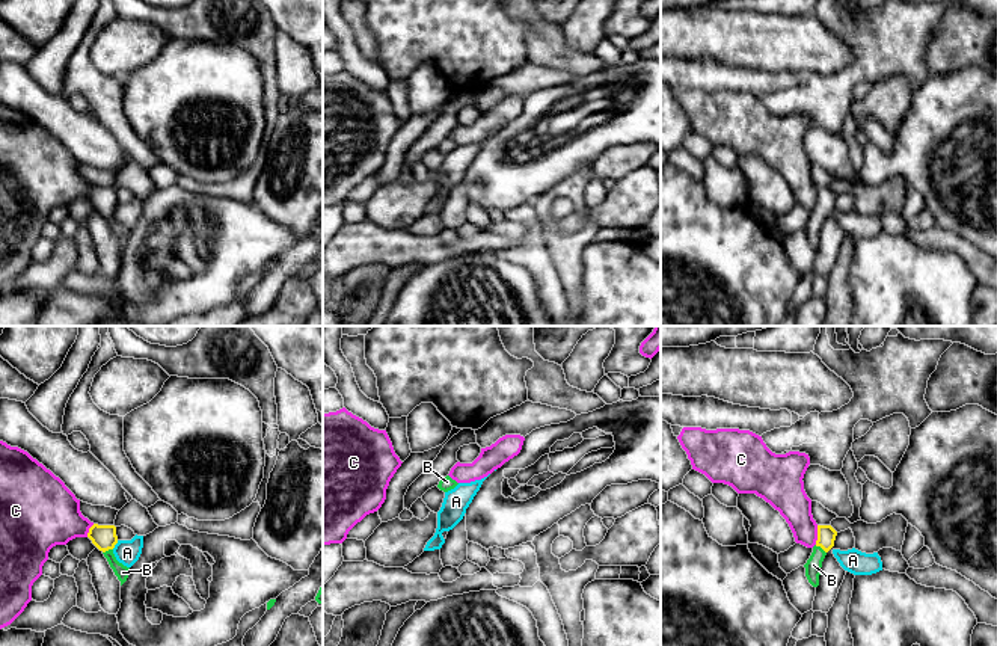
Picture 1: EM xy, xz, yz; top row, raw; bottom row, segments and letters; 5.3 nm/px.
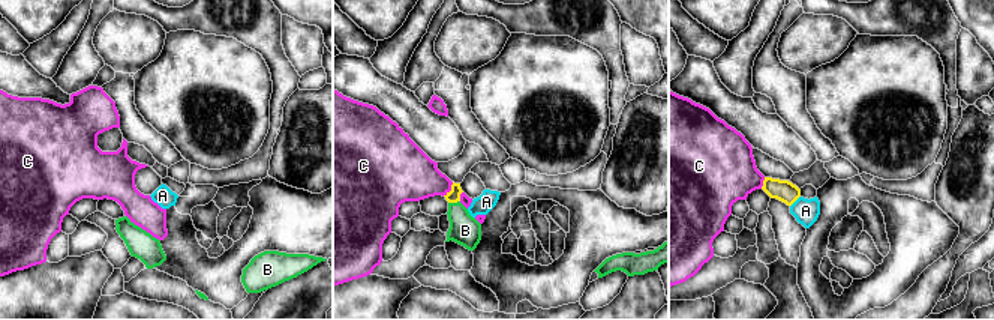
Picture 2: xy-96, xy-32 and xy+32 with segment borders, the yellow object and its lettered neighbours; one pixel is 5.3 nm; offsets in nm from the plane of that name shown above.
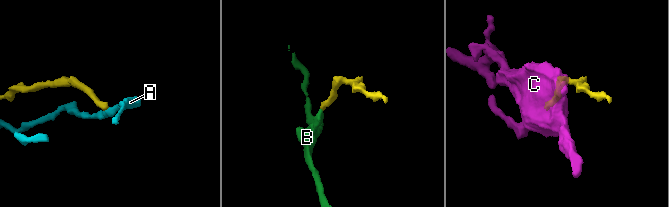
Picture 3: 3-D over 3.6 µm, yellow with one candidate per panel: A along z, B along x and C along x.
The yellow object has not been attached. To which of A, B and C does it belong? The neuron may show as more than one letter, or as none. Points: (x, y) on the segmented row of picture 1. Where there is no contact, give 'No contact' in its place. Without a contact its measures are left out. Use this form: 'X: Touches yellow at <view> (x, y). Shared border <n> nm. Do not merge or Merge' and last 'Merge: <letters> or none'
A: Touches yellow at xy (115, 544). Shared border 60 nm. Do not merge
B: Touches yellow at yz (821, 547). Shared border 80 nm. Merge
C: Touches yellow at yz (818, 535). Shared border 110 nm. Do not merge
Merge: B

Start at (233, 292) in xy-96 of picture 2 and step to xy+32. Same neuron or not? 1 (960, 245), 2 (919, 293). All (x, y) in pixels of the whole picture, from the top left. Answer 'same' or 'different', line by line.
1: different
2: different

